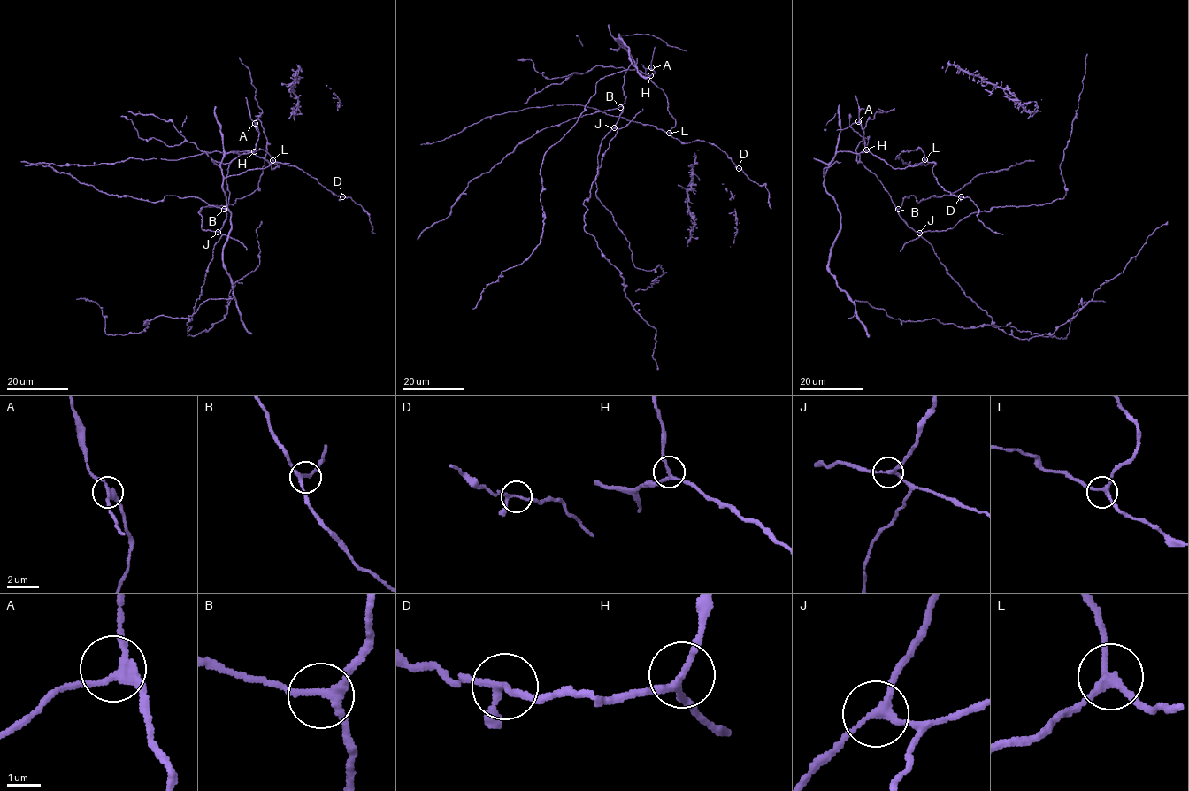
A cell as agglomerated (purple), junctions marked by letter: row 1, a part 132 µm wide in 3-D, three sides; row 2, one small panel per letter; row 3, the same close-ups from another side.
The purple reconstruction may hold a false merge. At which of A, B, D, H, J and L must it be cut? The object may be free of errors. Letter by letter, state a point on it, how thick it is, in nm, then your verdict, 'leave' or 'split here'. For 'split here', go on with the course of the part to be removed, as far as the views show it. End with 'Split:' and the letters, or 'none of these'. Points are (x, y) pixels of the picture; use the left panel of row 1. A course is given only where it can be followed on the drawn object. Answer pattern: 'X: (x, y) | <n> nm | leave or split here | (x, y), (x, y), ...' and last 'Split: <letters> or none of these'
A: (255, 123) | 240 nm | leave
B: (224, 209) | 200 nm | leave
D: (342, 196) | 150 nm | leave
H: (254, 151) | 180 nm | leave
J: (218, 232) | 190 nm | leave
L: (272, 160) | 200 nm | leave
Split: none of these

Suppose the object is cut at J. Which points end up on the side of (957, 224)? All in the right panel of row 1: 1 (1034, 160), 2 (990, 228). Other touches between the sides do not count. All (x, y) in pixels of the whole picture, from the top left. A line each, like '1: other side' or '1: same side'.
1: other side
2: other side

